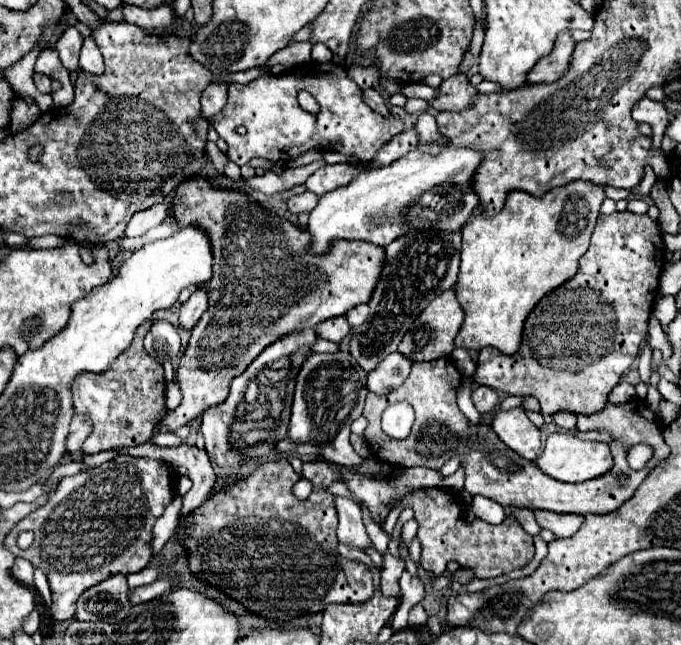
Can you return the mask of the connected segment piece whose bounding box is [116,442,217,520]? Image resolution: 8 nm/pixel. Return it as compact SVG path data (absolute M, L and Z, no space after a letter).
M145 442L141 446L121 448L116 451L119 454L130 456L161 458L171 464L183 464L189 470L189 478L193 480L193 488L183 496L179 520L185 520L185 516L189 516L195 508L199 508L203 504L203 500L207 498L207 494L211 492L211 488L215 486L215 480L217 480L215 470L211 468L211 462L207 458L207 452L199 450L195 446L189 446L189 444L181 444L177 448L159 448L155 444Z

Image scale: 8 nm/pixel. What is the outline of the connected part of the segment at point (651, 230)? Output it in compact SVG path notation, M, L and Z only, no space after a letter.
M629 210L611 216L601 214L591 236L591 246L579 260L579 272L563 286L545 294L529 312L521 336L521 344L529 346L527 352L519 350L513 356L507 356L491 346L481 348L473 380L513 396L535 396L541 402L541 414L553 416L557 412L573 412L589 416L601 412L607 404L609 392L619 384L623 372L633 364L643 340L647 338L647 322L663 266L665 242L657 220Z

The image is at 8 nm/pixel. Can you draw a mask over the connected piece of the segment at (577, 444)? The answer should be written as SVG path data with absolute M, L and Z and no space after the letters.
M551 434L545 442L543 454L535 460L535 464L541 468L541 472L545 472L547 476L559 482L585 482L607 472L613 464L613 458L611 458L609 446L603 442L581 440L573 434Z

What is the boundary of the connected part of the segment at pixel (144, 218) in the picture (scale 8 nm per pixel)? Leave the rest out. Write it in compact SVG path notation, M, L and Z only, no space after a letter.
M171 192L169 196L165 196L163 202L151 206L149 210L137 212L137 214L131 218L131 222L127 224L125 236L141 236L141 234L145 234L147 230L151 230L151 228L163 224L165 218L171 216L171 206L173 206L171 200L173 200L173 196L175 196L175 192Z

